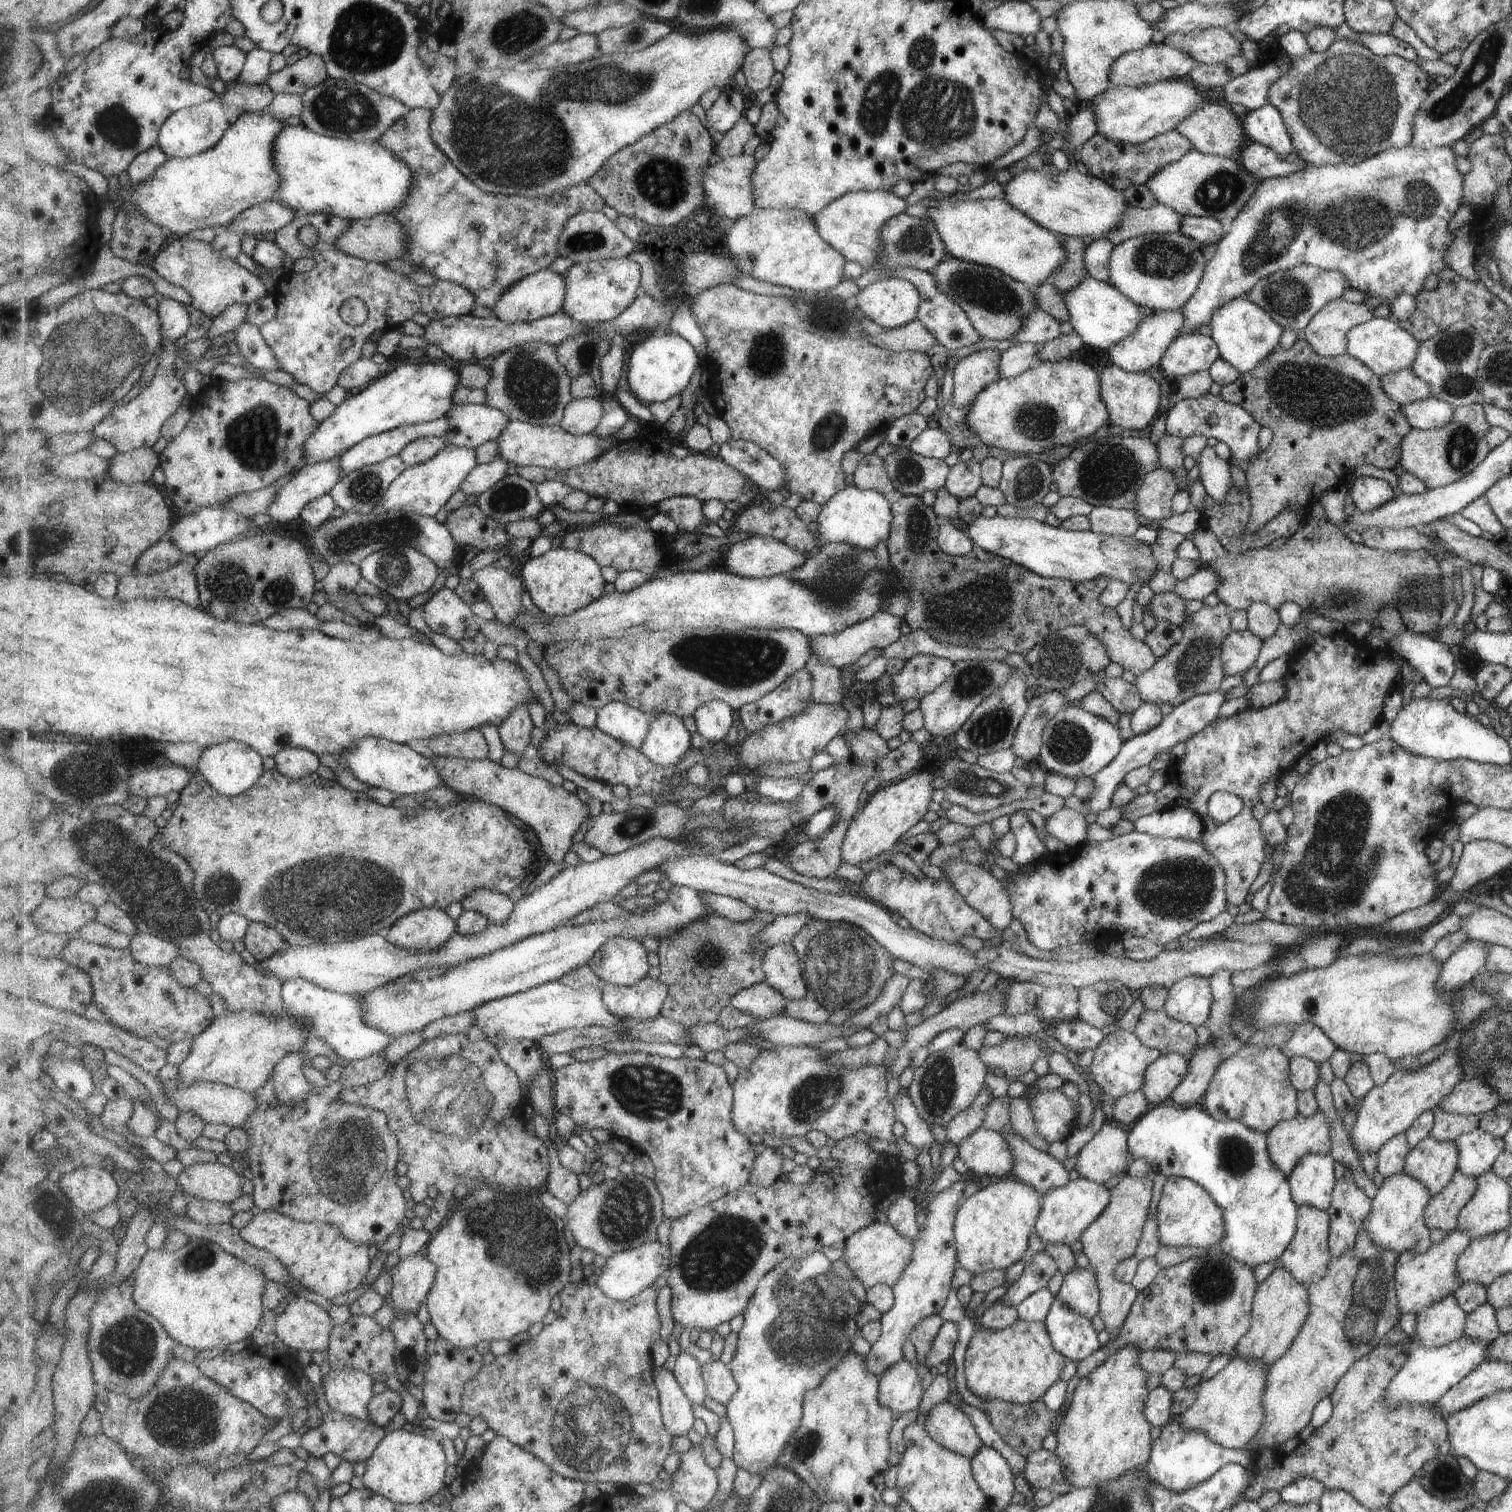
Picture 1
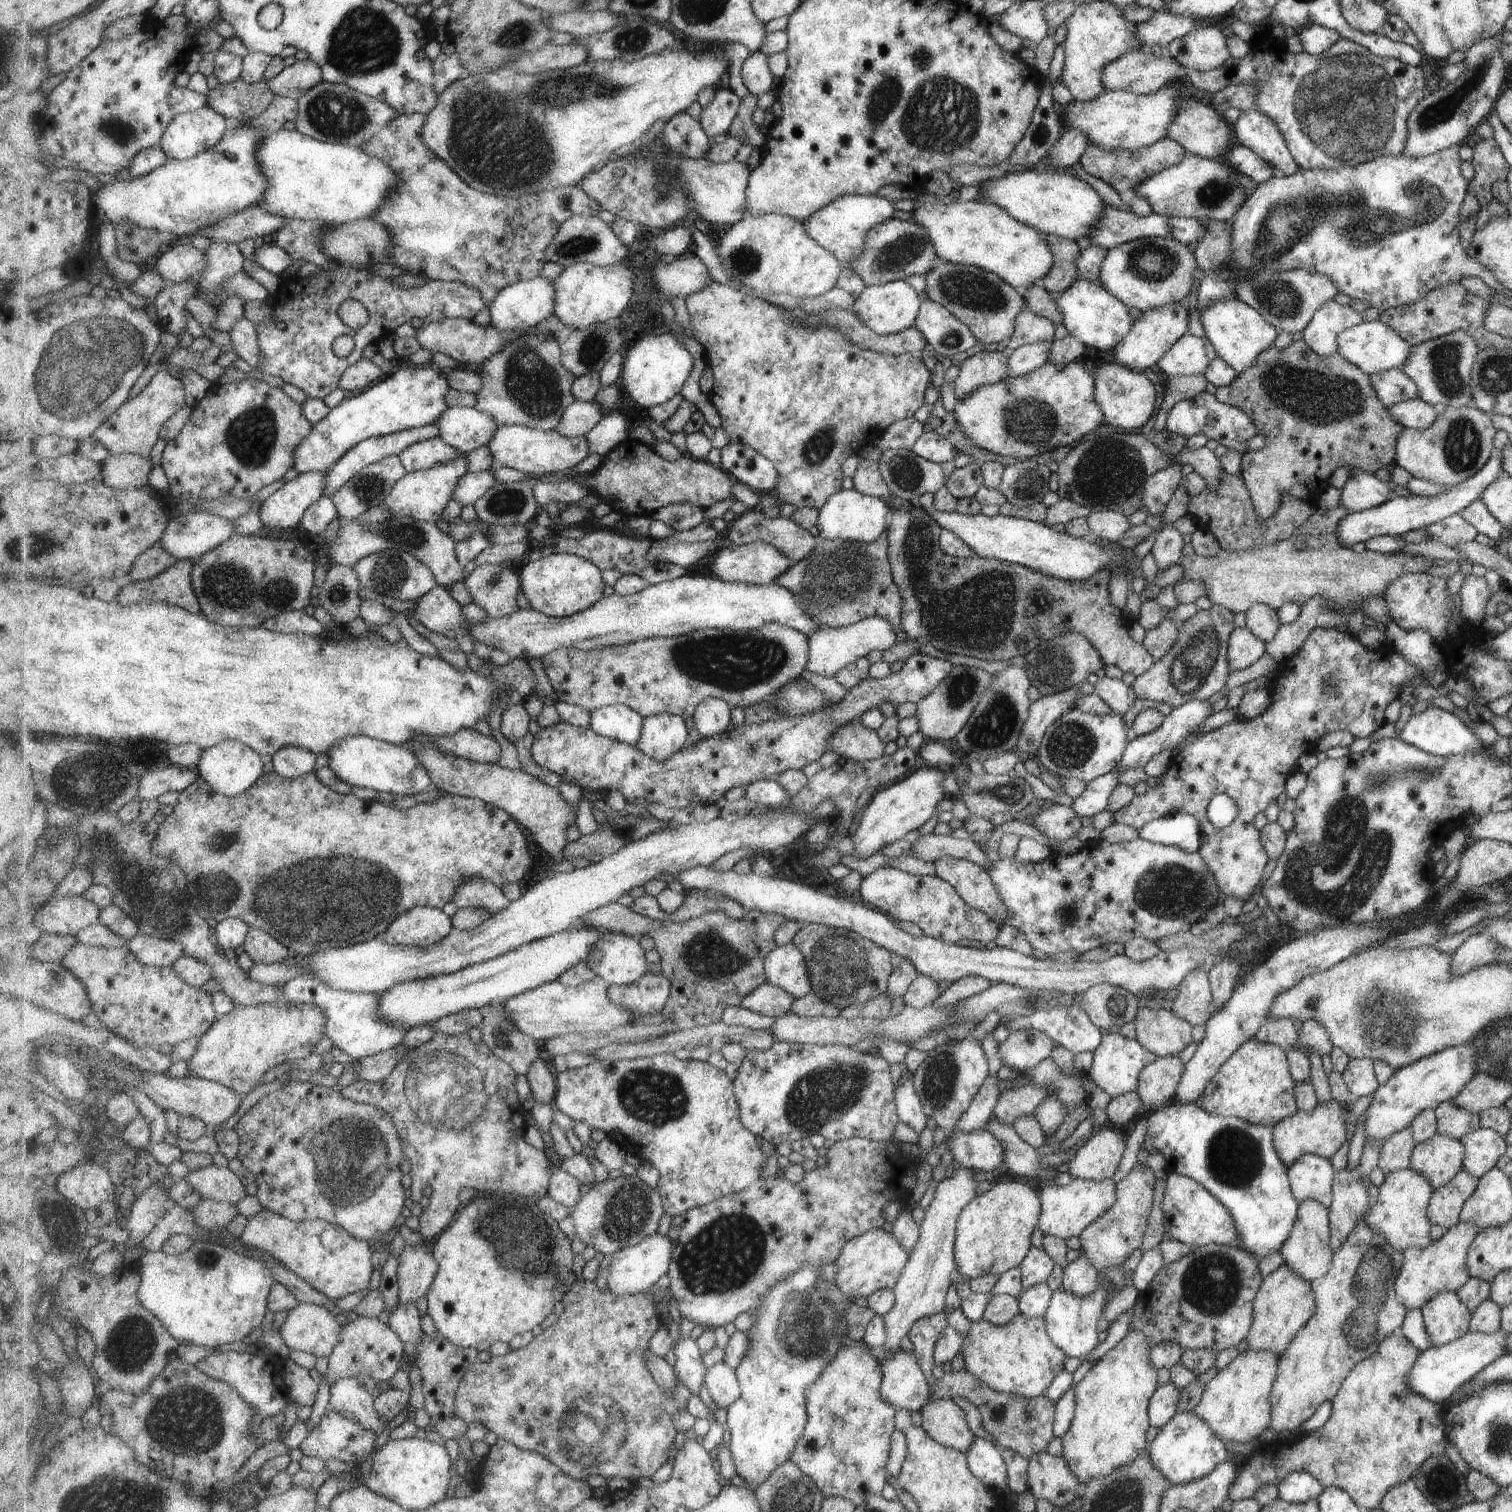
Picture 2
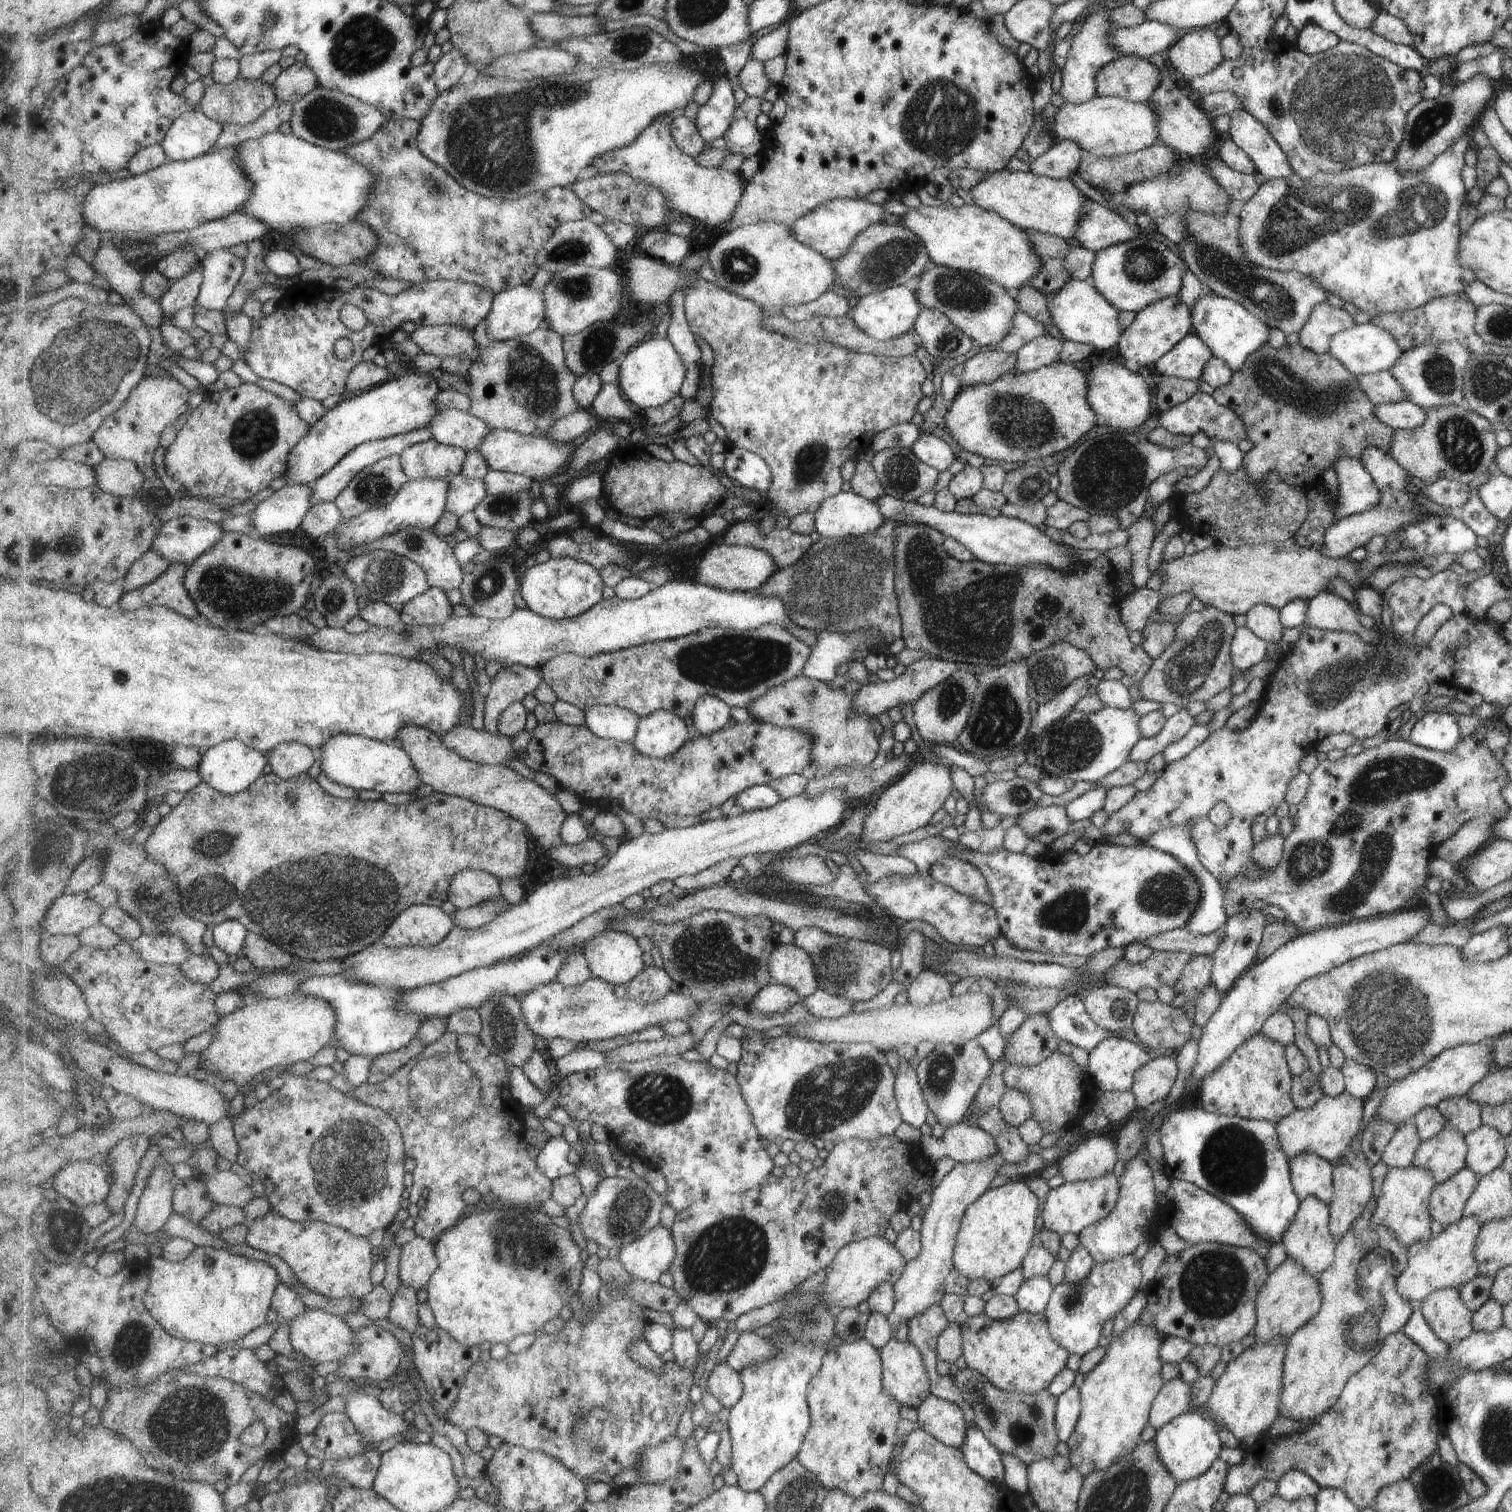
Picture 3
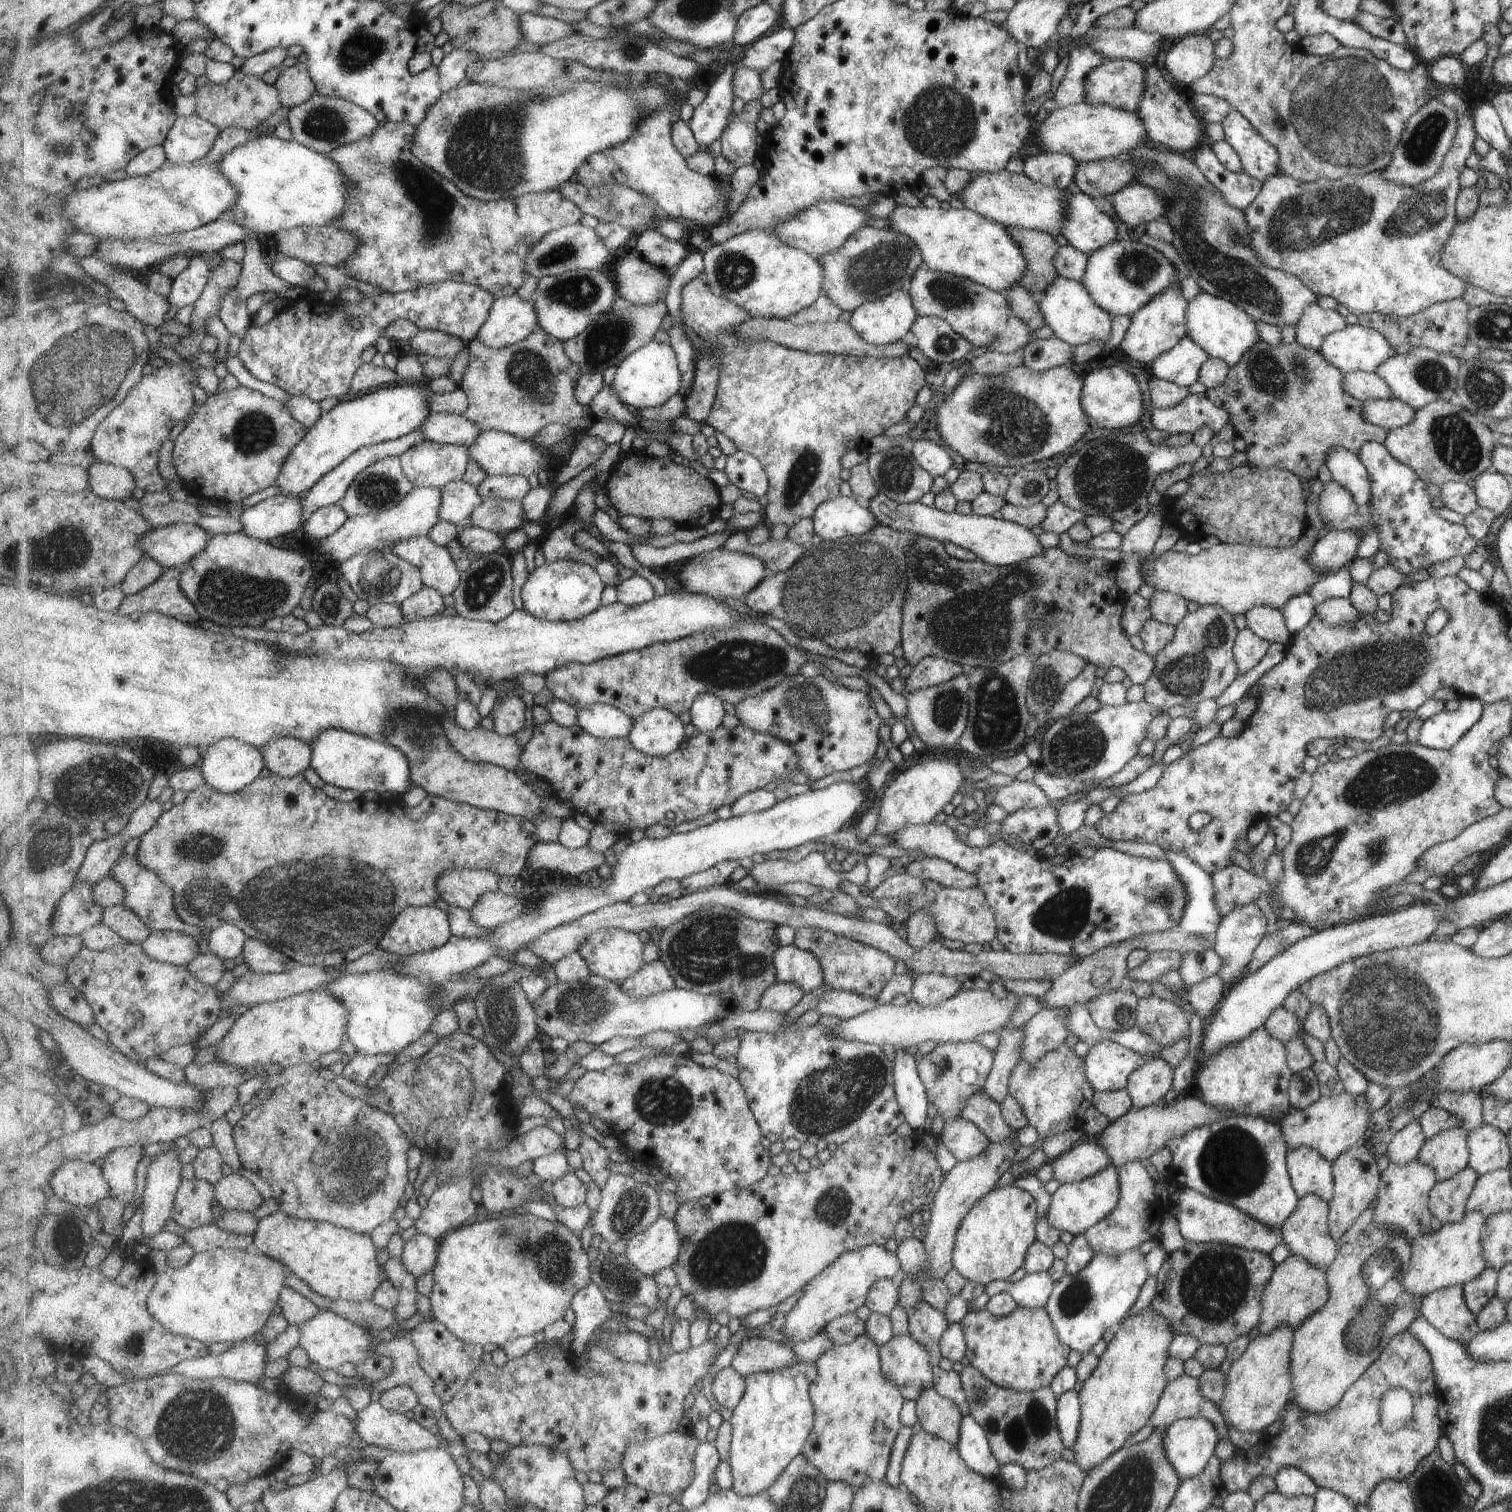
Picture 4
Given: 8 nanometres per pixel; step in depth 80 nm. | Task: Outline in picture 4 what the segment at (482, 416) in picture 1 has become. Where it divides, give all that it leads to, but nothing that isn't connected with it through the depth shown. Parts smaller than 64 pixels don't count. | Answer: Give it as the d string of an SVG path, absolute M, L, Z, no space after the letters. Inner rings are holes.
M455 412L431 413L420 430L425 432L428 441L467 448L471 448L483 432L477 424Z

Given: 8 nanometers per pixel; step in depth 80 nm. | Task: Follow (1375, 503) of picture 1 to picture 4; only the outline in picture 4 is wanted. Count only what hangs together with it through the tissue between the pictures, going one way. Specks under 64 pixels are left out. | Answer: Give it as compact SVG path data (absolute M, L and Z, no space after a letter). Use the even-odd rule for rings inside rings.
M1331 448L1325 466L1329 469L1333 481L1351 494L1355 506L1367 508L1371 486L1367 472L1356 454L1343 448Z

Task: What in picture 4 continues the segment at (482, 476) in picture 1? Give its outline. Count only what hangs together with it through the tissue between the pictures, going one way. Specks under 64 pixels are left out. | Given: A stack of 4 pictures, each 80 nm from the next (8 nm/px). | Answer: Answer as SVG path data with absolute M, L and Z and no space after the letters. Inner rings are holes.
M455 480L443 487L443 504L441 520L453 522L458 528L464 520L470 518L477 506L483 503L477 484L469 484L465 480Z

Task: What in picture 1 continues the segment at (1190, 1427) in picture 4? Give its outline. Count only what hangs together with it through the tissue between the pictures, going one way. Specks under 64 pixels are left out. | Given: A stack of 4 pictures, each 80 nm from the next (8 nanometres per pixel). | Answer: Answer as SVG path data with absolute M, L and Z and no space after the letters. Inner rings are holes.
M1173 1417L1166 1425L1160 1428L1160 1434L1151 1443L1150 1456L1145 1463L1145 1474L1153 1484L1160 1484L1170 1491L1187 1490L1189 1487L1194 1487L1197 1483L1202 1483L1204 1480L1210 1478L1215 1471L1218 1471L1224 1464L1237 1463L1243 1466L1245 1470L1255 1470L1254 1454L1247 1449L1226 1449L1212 1441L1203 1431L1197 1429L1184 1429L1180 1420Z

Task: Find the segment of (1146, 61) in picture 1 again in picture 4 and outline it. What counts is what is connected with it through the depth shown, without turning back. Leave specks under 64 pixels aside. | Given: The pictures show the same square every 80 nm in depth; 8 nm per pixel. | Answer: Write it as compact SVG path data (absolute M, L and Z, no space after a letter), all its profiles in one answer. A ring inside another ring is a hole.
M1123 58L1105 59L1086 76L1087 98L1082 100L1082 102L1087 102L1087 104L1113 104L1115 108L1127 108L1129 112L1136 110L1142 102L1142 96L1146 92L1146 76L1145 64L1141 64L1139 61Z

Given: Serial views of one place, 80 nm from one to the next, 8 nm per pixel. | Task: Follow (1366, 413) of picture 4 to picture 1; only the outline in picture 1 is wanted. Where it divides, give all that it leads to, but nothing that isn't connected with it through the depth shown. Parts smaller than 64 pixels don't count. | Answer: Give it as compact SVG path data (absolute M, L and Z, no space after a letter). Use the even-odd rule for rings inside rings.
M1427 397L1400 406L1407 424L1419 429L1434 429L1450 421L1453 408L1450 404Z

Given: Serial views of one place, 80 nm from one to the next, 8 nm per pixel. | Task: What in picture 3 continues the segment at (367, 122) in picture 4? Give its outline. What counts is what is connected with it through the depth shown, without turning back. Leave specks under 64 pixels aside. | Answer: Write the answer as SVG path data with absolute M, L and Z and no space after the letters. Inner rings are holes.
M321 86L294 104L290 128L295 136L311 145L331 151L343 151L349 146L370 139L389 120L384 113L344 92Z

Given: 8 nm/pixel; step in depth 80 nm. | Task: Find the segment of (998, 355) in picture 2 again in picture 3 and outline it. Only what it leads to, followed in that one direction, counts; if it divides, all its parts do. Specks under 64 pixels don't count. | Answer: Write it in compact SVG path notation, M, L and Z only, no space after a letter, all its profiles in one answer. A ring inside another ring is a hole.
M1001 350L977 352L975 356L963 362L963 372L959 377L959 388L969 388L975 384L989 384L1012 371L1015 361L1014 353Z

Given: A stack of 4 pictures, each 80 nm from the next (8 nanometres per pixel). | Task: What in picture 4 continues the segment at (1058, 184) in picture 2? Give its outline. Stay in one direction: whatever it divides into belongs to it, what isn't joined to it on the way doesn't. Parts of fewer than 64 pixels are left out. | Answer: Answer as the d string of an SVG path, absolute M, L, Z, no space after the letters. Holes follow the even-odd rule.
M1006 170L998 172L973 172L969 184L957 193L964 208L999 222L1007 228L1033 229L1059 238L1070 210L1070 194L1061 188L1049 188L1047 184L1034 182L1025 174L1014 174Z

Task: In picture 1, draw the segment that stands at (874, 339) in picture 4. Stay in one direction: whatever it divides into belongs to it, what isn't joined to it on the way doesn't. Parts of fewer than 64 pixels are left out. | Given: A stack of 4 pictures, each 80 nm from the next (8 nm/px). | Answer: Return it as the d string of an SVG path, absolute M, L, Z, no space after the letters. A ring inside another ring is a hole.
M887 277L861 289L855 295L855 304L866 319L892 329L916 318L921 297L909 281Z

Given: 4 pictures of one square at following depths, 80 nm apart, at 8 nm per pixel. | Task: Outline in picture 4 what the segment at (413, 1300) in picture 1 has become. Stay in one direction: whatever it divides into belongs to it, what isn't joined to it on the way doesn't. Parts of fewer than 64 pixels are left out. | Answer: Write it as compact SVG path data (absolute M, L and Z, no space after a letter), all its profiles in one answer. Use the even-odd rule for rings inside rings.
M419 1233L407 1241L402 1256L407 1272L411 1272L418 1280L420 1276L435 1269L438 1265L439 1246L435 1238Z

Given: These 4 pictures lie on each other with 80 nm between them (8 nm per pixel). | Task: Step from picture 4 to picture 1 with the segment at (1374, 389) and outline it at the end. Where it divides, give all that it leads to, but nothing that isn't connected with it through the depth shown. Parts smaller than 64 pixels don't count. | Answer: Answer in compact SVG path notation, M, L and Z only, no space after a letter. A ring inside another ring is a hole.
M1410 367L1381 375L1379 380L1386 397L1398 405L1423 400L1430 396L1427 383L1417 378Z

